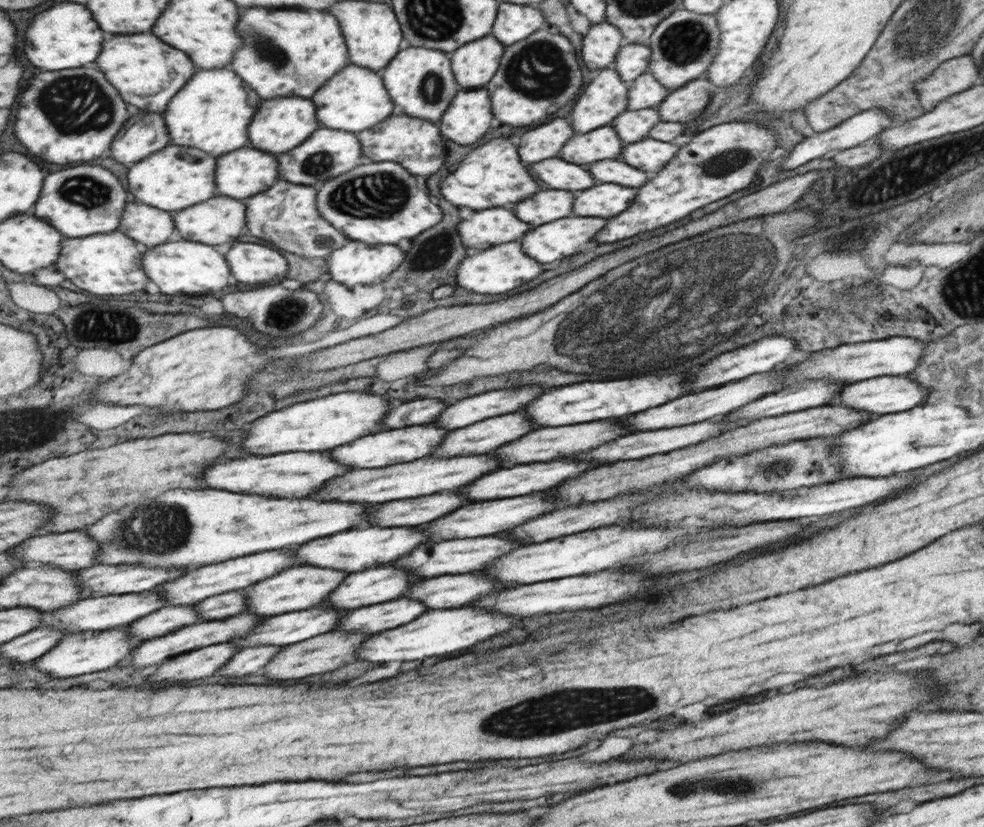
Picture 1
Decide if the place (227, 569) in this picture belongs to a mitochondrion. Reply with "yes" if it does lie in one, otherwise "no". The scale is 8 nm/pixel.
no

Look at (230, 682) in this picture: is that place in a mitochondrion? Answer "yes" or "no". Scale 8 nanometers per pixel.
no

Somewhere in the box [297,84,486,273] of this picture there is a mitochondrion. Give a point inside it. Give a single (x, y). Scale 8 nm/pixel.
(394, 195)

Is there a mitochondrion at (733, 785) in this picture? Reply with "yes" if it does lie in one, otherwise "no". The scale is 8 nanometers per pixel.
yes

